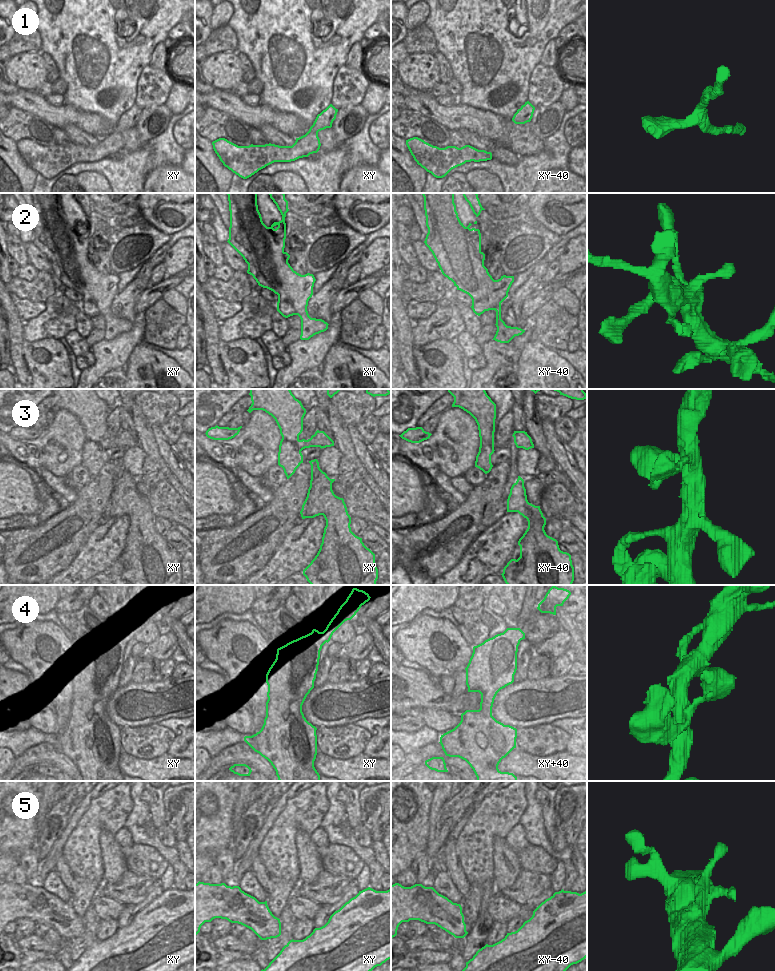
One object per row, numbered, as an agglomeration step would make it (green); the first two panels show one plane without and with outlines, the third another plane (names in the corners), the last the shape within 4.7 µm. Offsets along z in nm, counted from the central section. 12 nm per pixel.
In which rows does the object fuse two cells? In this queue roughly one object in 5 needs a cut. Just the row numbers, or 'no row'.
no row

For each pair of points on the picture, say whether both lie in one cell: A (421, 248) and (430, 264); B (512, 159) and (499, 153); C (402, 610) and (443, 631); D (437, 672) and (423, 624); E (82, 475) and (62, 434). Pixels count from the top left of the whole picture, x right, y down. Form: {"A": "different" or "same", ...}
{"A": "same", "B": "same", "C": "different", "D": "same", "E": "different"}

